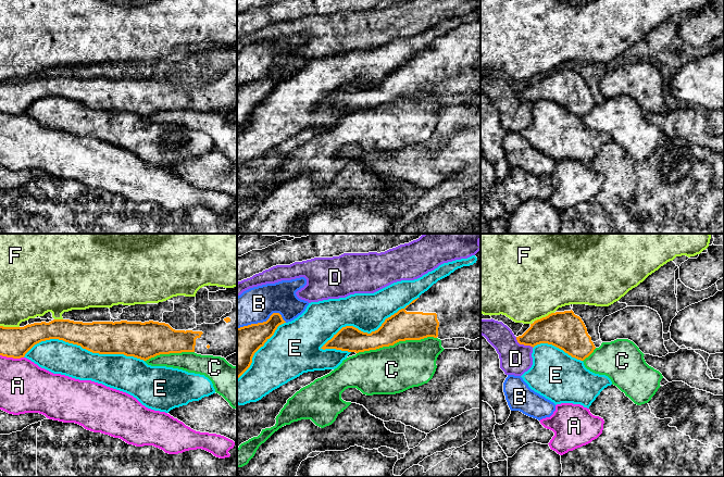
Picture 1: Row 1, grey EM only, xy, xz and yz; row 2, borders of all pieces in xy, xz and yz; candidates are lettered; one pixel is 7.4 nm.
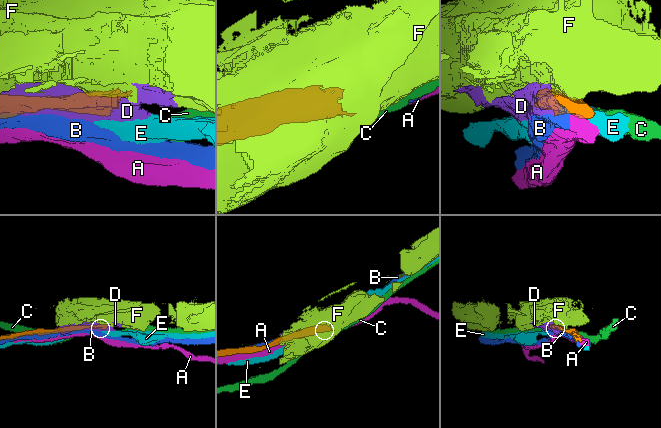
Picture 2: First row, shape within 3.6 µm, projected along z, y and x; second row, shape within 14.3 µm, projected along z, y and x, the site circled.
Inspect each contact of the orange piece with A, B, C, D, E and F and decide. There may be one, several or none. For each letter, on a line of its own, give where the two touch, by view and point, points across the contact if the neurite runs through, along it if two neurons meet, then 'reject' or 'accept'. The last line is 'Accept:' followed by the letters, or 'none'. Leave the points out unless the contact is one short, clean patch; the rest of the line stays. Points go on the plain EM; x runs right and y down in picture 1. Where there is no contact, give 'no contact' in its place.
A: meets orange in xy at (12, 113); reject
B: meets orange in xz at (263, 78); reject
C: meets orange in xz at (396, 99); reject
D: meets orange in yz at (523, 100); reject
E: meets orange in xz at (369, 90); reject
F: meets orange in yz at (542, 74); reject
Accept: none

